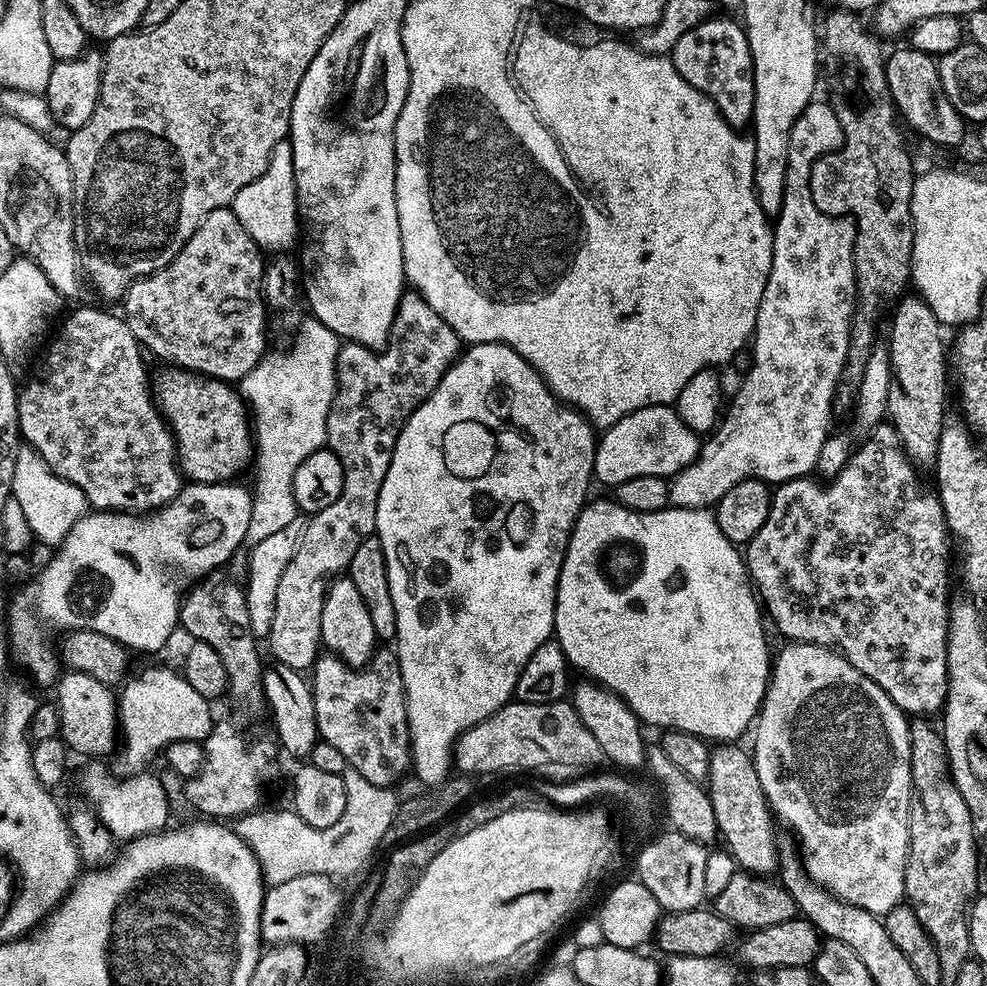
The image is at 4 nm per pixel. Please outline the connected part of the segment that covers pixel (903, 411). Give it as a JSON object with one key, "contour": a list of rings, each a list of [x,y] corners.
{"contour":[[[905,294],[899,297],[896,306],[892,330],[886,339],[889,361],[892,363],[887,419],[900,436],[904,453],[917,465],[931,465],[938,454],[938,442],[942,438],[946,419],[944,403],[948,400],[950,360],[946,355],[946,344],[944,348],[944,336],[940,333],[940,319],[934,310],[930,310],[928,303],[919,295]]]}

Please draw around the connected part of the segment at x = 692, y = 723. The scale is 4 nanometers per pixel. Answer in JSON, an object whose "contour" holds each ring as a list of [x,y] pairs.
{"contour":[[[615,499],[596,500],[585,503],[584,508],[578,514],[574,530],[568,539],[568,548],[564,551],[564,561],[562,562],[562,570],[560,571],[560,581],[556,584],[556,626],[554,629],[554,638],[562,646],[562,650],[566,654],[566,658],[580,658],[580,660],[622,660],[622,694],[620,695],[630,706],[630,710],[645,725],[653,724],[659,730],[675,730],[685,732],[686,734],[694,734],[701,736],[703,740],[709,742],[736,742],[741,738],[740,735],[744,731],[753,727],[754,721],[760,714],[760,703],[764,701],[764,695],[768,689],[768,681],[772,674],[773,653],[768,653],[768,640],[764,637],[764,624],[766,628],[766,620],[762,615],[762,604],[758,599],[758,593],[749,577],[748,566],[745,557],[742,555],[741,549],[737,545],[732,544],[726,538],[726,534],[722,534],[722,530],[718,530],[718,522],[716,521],[715,511],[707,508],[674,508],[666,507],[657,512],[635,512],[634,510],[616,503]]]}

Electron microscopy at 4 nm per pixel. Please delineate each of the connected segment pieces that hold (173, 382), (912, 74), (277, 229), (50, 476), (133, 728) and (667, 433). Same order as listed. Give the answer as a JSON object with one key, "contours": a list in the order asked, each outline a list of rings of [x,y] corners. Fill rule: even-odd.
{"contours":[[[[168,366],[165,372],[155,373],[154,399],[160,415],[168,424],[172,437],[176,439],[176,459],[180,471],[189,481],[197,484],[232,482],[244,467],[254,460],[254,432],[250,427],[250,408],[243,396],[229,381],[205,378],[183,368]]],[[[911,46],[900,48],[885,59],[884,77],[899,119],[905,125],[908,123],[918,135],[944,148],[956,148],[963,142],[966,121],[958,114],[950,98],[946,98],[940,81],[940,65],[933,57]]],[[[285,138],[274,146],[266,170],[258,178],[254,178],[250,186],[242,186],[242,190],[238,190],[230,207],[257,248],[267,250],[269,253],[272,251],[272,254],[280,254],[288,250],[284,248],[290,247],[295,242],[296,232],[298,236],[302,228],[296,206],[291,139]]],[[[22,446],[18,450],[18,462],[14,465],[14,486],[12,498],[17,499],[25,515],[26,522],[33,537],[44,544],[59,546],[66,534],[89,511],[90,505],[86,494],[74,486],[74,482],[66,482],[37,454],[34,449]]],[[[144,668],[137,676],[129,675],[127,679],[123,681],[122,687],[118,692],[118,732],[122,737],[122,748],[124,744],[124,756],[128,760],[140,760],[143,756],[148,756],[151,752],[159,753],[165,746],[174,743],[179,738],[181,740],[198,740],[205,741],[208,735],[212,733],[213,724],[196,724],[196,696],[198,690],[194,690],[194,686],[190,686],[190,682],[186,682],[186,678],[176,669],[176,672],[172,668]]],[[[647,404],[634,414],[626,414],[614,426],[603,429],[596,441],[593,477],[604,484],[615,486],[642,474],[671,478],[696,461],[700,452],[701,437],[682,422],[675,407],[666,404]]]]}

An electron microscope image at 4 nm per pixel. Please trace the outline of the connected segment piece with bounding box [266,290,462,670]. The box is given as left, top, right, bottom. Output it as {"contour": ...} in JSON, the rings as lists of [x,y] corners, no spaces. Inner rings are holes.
{"contour":[[[415,290],[405,291],[400,297],[400,305],[392,323],[392,334],[383,348],[377,350],[351,342],[341,343],[336,363],[336,397],[330,406],[326,434],[327,447],[342,462],[342,494],[338,494],[337,500],[331,506],[326,506],[326,510],[313,512],[307,517],[300,541],[296,543],[294,558],[290,558],[286,570],[282,570],[282,578],[278,582],[278,598],[274,598],[274,618],[266,637],[268,648],[272,651],[271,659],[275,663],[297,670],[311,669],[316,663],[322,648],[322,602],[333,580],[347,573],[350,558],[354,558],[358,546],[362,546],[362,542],[366,542],[366,538],[370,538],[376,531],[378,494],[382,490],[386,470],[390,470],[390,458],[394,458],[398,434],[412,411],[428,399],[438,382],[442,382],[446,370],[456,361],[461,351],[460,335]]]}

